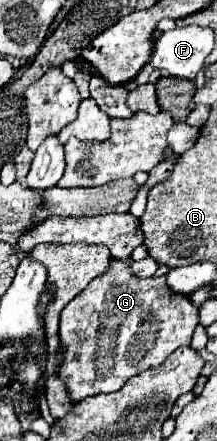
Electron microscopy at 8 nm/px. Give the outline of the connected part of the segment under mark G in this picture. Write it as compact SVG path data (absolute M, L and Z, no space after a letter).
M111 258L107 272L89 282L89 286L61 310L59 338L65 344L65 360L59 378L67 384L73 402L81 402L83 398L95 396L99 392L115 392L123 388L123 384L135 374L151 366L159 366L177 348L191 344L193 330L199 324L199 306L187 300L189 296L173 292L165 284L165 274L151 278L141 278L133 274L131 262L131 258Z

